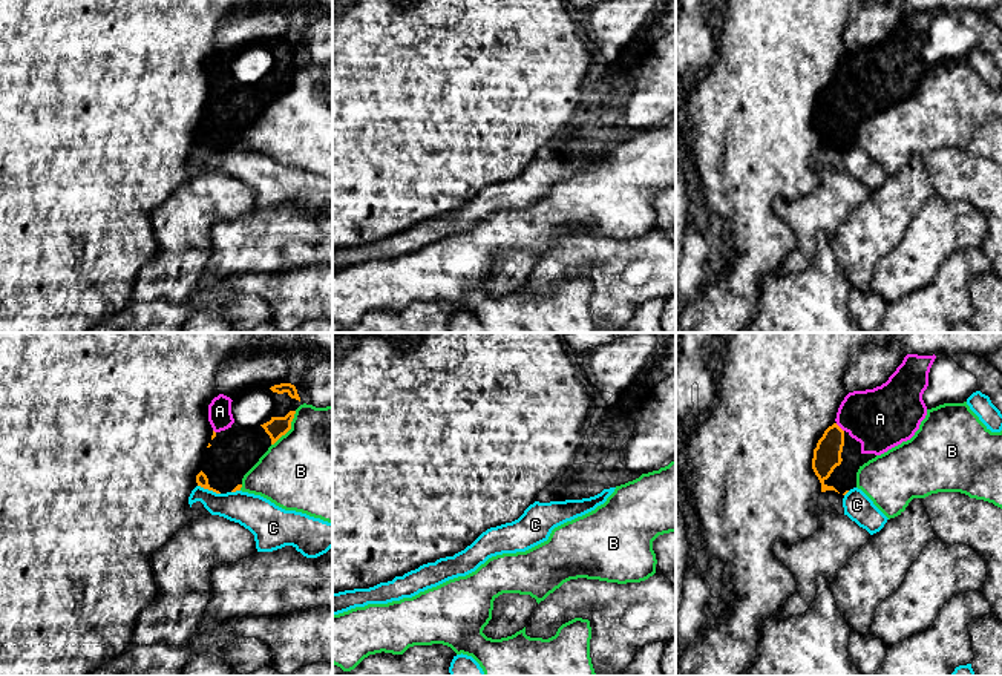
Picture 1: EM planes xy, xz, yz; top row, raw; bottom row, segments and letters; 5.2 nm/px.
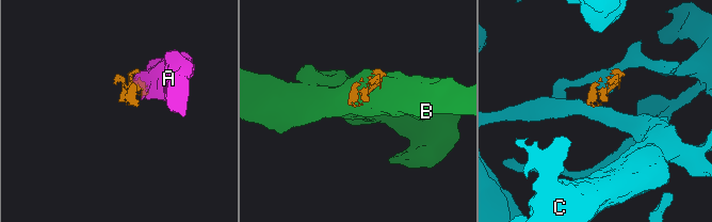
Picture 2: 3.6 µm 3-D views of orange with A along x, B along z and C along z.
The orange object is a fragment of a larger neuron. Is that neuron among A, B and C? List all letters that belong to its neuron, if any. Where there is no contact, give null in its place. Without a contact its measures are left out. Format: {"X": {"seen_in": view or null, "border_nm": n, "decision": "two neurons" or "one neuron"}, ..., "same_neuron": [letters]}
{"A": {"seen_in": "yz", "border_nm": 60, "decision": "one neuron"}, "B": {"seen_in": "xy", "border_nm": 220, "decision": "two neurons"}, "C": {"seen_in": "xy", "border_nm": 130, "decision": "two neurons"}, "same_neuron": ["A"]}

